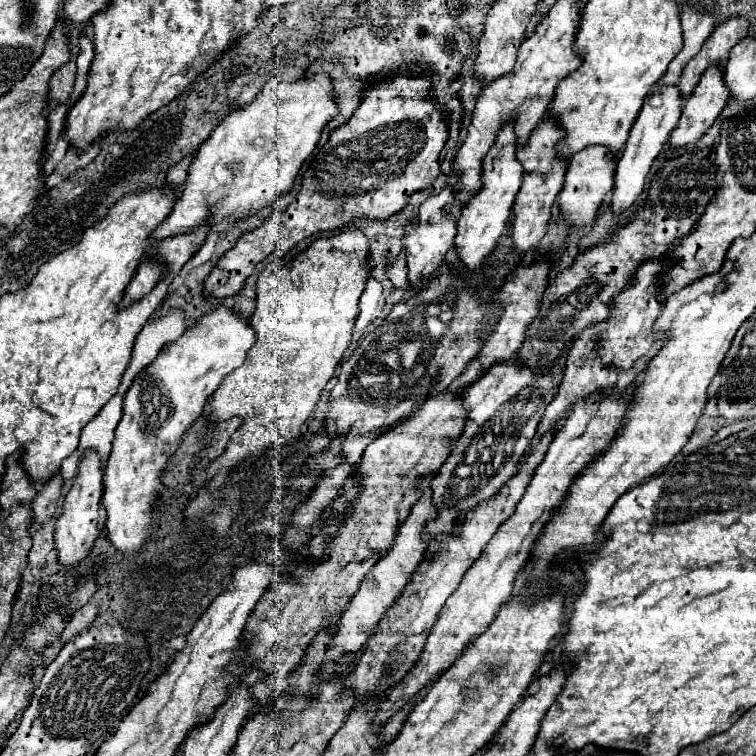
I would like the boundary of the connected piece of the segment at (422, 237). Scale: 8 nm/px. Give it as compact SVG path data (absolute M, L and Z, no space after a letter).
M444 215L440 223L416 223L416 227L404 235L408 283L412 287L424 285L426 279L438 273L444 263L444 255L454 247L456 223L450 215Z

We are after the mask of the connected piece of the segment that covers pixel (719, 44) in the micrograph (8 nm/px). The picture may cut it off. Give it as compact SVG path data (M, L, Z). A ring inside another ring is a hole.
M738 17L738 19L728 19L722 25L718 25L714 29L714 33L706 39L706 43L702 45L702 49L698 51L696 57L692 57L688 61L688 65L684 67L682 79L678 83L678 89L682 93L682 99L690 97L690 93L694 91L694 87L698 85L702 73L712 67L712 65L726 65L728 61L728 53L734 45L738 45L746 35L748 35L748 21Z

